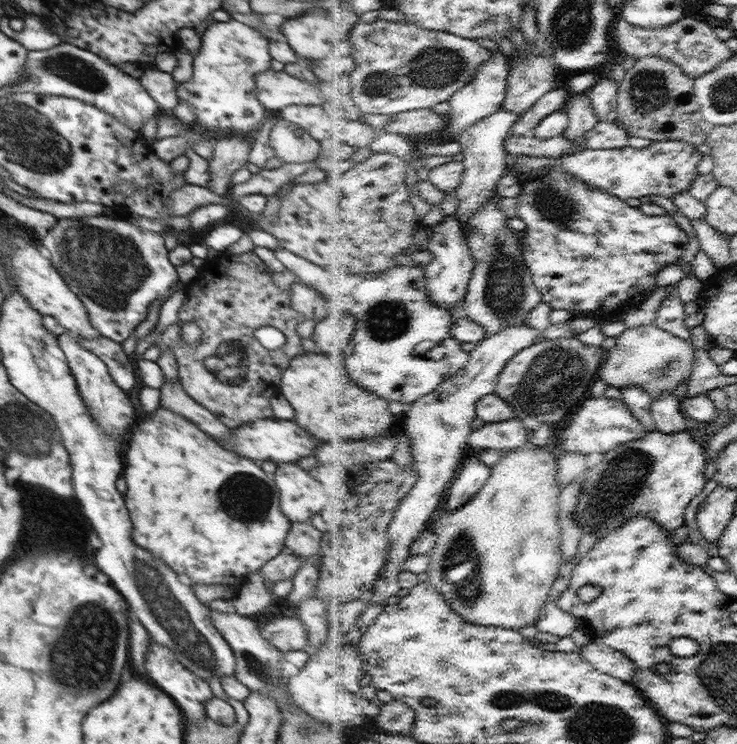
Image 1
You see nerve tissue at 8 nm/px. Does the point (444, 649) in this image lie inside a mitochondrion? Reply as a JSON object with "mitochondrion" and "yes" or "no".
{"mitochondrion":"no"}

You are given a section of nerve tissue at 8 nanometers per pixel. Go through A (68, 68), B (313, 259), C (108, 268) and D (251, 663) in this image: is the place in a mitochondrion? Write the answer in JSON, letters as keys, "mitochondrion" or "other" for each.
{"A":"mitochondrion","B":"other","C":"mitochondrion","D":"mitochondrion"}

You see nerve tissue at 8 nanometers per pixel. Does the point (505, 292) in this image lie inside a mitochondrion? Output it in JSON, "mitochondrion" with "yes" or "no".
{"mitochondrion":"yes"}

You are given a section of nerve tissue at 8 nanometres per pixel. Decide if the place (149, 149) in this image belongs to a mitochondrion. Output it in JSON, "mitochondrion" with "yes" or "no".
{"mitochondrion":"no"}

